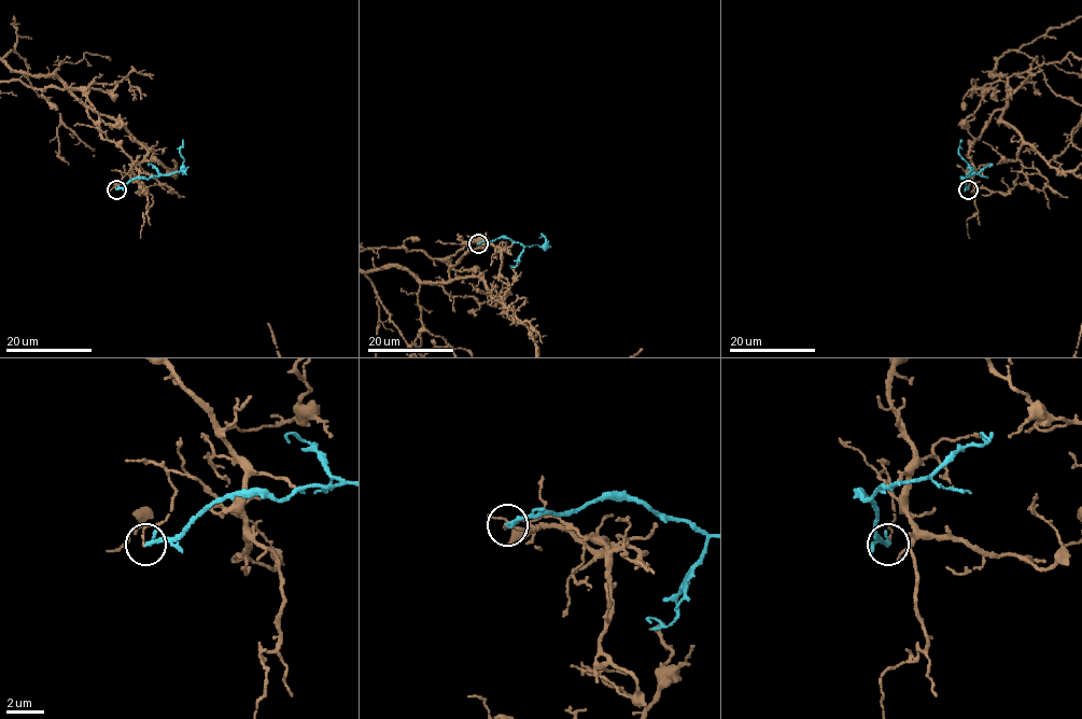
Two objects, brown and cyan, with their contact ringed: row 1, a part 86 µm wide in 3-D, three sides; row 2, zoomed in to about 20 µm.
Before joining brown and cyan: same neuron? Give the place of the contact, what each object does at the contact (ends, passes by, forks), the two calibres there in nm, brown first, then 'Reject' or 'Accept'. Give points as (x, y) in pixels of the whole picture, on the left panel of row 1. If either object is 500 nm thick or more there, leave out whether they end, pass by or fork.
Place: (116, 189). At the ring brown ends. At the ring cyan ends. Thickness 100 nm (brown) against 220 nm. Reject

